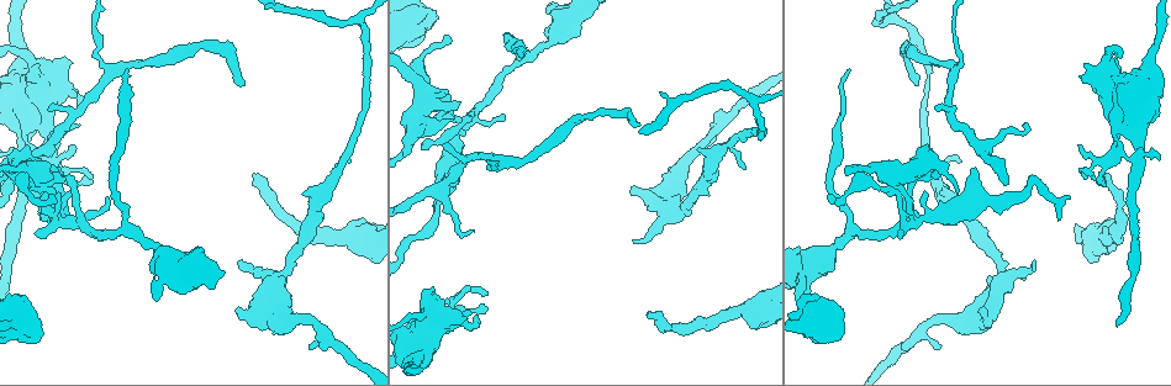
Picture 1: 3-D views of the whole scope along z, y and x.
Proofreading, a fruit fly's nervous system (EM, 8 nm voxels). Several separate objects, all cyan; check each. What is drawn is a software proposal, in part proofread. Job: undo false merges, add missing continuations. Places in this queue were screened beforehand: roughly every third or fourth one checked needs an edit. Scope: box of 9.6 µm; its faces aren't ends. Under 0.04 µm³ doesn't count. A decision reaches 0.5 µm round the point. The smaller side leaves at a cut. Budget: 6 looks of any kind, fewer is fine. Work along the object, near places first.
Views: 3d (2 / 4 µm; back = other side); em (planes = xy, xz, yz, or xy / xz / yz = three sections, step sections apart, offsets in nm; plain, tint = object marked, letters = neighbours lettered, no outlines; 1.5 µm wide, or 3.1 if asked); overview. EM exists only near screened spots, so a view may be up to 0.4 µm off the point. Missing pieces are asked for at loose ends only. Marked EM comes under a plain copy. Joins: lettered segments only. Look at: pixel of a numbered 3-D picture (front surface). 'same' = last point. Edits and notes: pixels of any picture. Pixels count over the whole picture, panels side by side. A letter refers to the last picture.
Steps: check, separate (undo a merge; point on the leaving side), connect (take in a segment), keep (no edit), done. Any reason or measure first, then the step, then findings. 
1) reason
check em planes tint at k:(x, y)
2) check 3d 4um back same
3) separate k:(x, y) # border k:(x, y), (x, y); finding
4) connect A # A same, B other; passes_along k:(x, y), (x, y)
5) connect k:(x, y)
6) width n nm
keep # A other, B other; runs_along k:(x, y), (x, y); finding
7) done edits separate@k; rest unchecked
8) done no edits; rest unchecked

end of a long branch
check 3d 2um at 1:(522, 55)

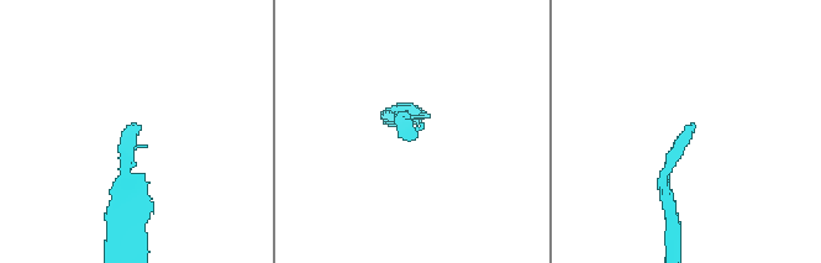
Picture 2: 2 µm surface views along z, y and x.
check em xy step 8 letters at 2:(132, 122)

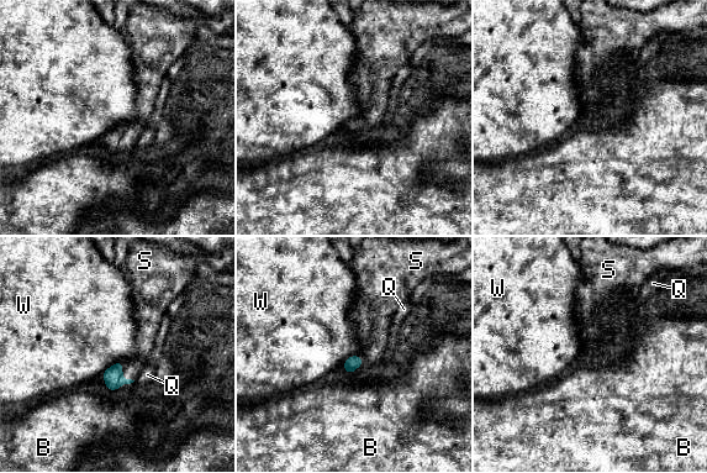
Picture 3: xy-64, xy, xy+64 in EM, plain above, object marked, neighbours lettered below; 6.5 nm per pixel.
width 90 nm
connect S # B other, Q other, S same, W other; passes_along 3:(353, 362), (360, 358), (374, 324); the neuron continues

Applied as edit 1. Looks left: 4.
free end
check em xy step 4 letters at 1:(466, 285)

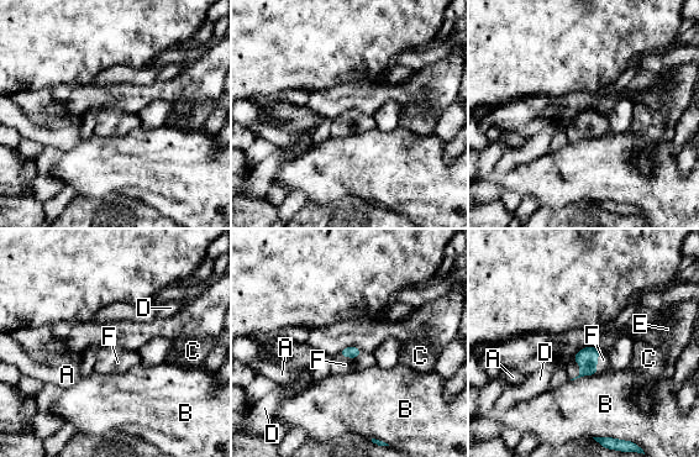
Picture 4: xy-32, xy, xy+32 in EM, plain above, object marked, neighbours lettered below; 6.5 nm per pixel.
check em yz step 4 letters same

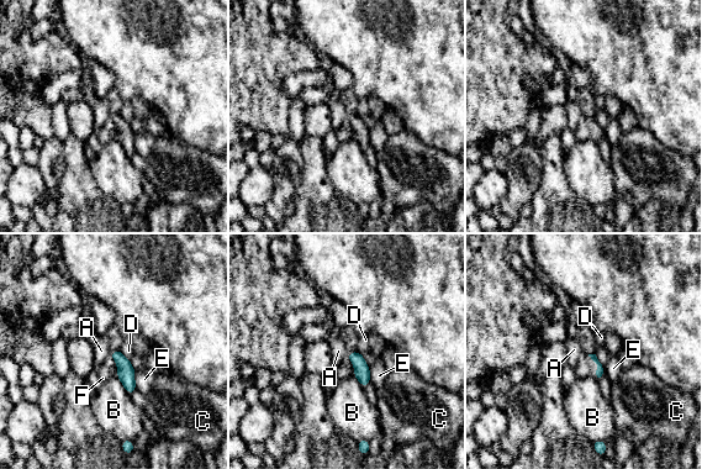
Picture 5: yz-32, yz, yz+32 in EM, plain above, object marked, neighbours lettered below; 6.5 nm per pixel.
longest_contact B 160 nm
connect F # A other, B other, C other, D other, E other, F same; the neuron continues

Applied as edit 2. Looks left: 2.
done edits connect@3, connect@5; rest unchecked

